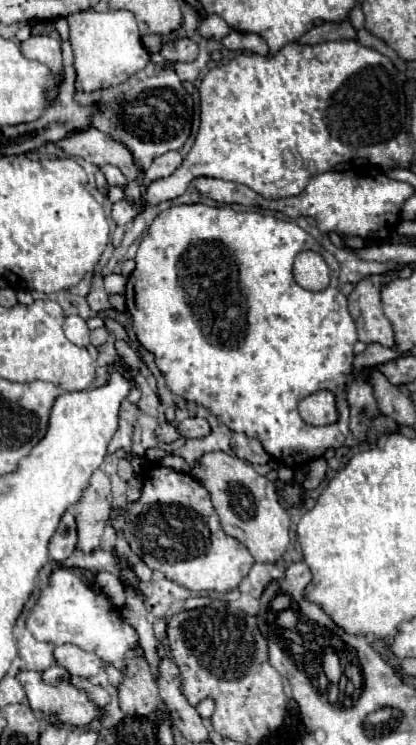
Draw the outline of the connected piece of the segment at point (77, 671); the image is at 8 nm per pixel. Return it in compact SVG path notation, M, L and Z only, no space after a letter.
M63 644L53 650L55 662L65 668L71 676L81 676L81 678L91 678L101 670L101 660L97 654L85 652L79 646L73 644Z

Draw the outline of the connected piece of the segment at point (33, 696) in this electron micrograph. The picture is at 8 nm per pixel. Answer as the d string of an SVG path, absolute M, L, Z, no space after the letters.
M19 672L17 674L17 680L23 684L25 688L25 694L27 694L27 700L29 700L29 706L33 710L39 710L43 714L49 714L49 716L55 716L57 722L61 724L69 724L69 726L87 726L91 724L95 718L101 718L105 714L105 710L101 706L97 706L95 702L91 702L91 698L87 696L87 692L83 688L77 688L73 686L69 680L61 678L57 684L47 684L43 682L41 678L41 672Z

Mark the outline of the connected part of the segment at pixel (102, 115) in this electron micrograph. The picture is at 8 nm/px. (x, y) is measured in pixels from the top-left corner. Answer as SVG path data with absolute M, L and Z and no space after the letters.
M149 62L141 72L133 74L123 84L111 86L97 92L77 92L75 100L79 104L97 102L101 110L93 116L93 128L109 134L113 140L125 144L141 170L147 170L151 162L169 152L179 150L191 134L193 120L193 98L185 92L181 80L171 68Z

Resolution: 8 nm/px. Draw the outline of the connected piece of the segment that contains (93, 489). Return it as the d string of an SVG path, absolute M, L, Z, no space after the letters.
M95 470L93 478L89 480L89 486L85 488L85 494L73 506L79 530L79 542L77 542L79 550L89 554L99 548L103 528L111 516L111 502L113 496L109 478L101 470Z

